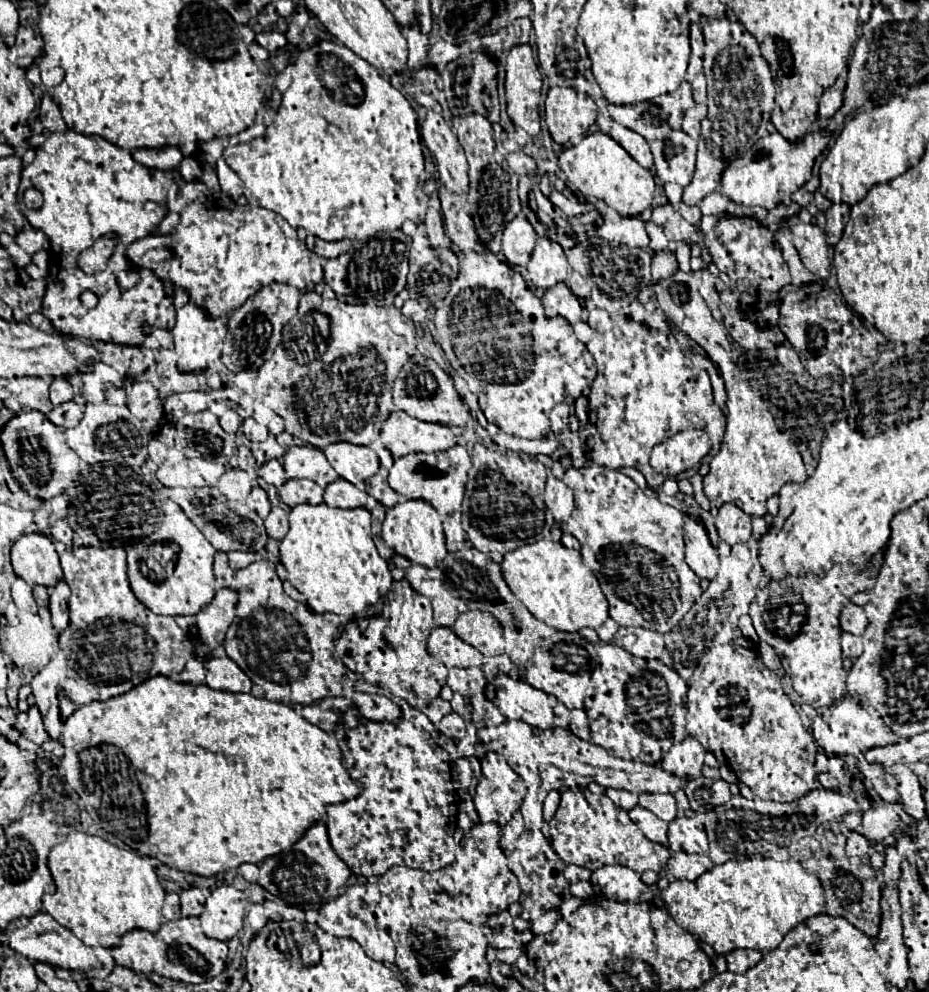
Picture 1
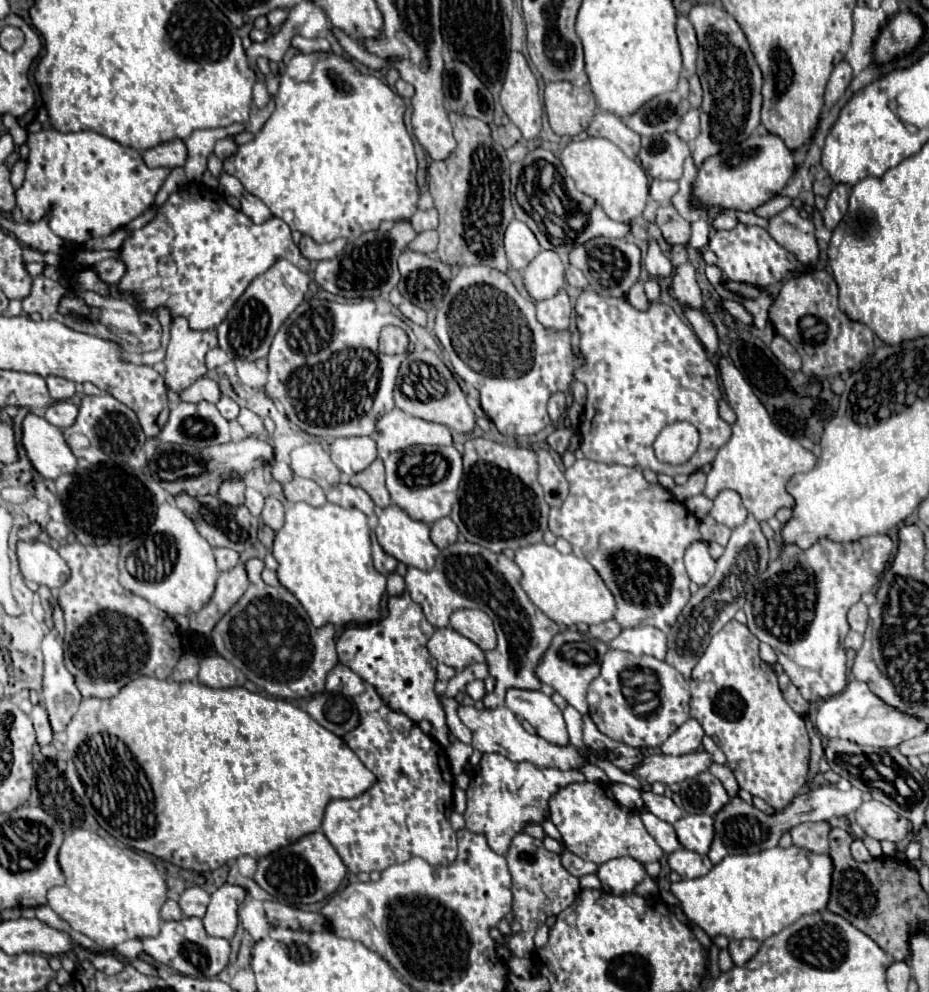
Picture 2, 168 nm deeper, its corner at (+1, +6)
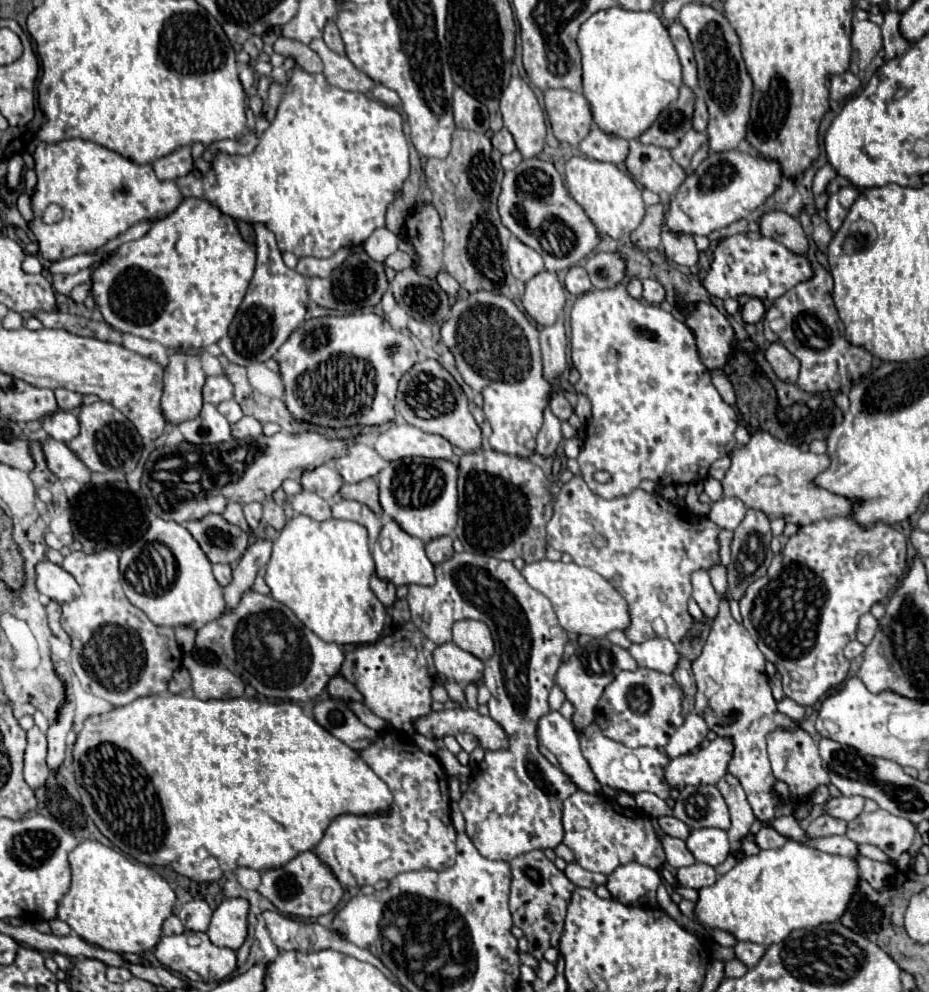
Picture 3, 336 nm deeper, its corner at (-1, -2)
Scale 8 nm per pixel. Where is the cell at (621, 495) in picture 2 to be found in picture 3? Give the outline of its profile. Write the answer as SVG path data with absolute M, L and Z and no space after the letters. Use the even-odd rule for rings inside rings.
M581 474L561 486L555 514L547 524L547 544L561 552L561 560L551 562L575 562L593 568L627 600L631 624L625 634L631 642L651 636L679 642L687 634L693 624L687 612L689 576L695 568L707 570L719 562L717 534L719 526L711 524L707 516L691 514L641 488L635 488L629 496L605 500L591 492Z

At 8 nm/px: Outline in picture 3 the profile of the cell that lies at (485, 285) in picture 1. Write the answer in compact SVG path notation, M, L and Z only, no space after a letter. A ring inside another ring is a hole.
M477 290L453 302L451 316L441 326L441 340L453 352L463 380L485 398L483 412L493 428L491 448L521 458L531 456L543 424L543 410L555 388L543 376L539 330L507 296Z

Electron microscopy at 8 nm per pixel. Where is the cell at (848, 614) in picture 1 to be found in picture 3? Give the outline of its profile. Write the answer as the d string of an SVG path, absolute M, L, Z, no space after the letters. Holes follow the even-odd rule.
M863 614L861 618L859 618L859 628L857 628L857 640L861 642L861 644L869 644L871 642L871 638L875 636L875 632L877 632L877 628L879 628L879 624L877 624L877 620L873 618L873 614Z

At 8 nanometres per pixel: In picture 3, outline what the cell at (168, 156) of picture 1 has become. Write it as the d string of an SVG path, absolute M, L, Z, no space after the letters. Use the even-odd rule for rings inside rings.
M183 146L179 150L155 160L153 170L159 180L177 180L181 176L187 176L193 170L191 146Z

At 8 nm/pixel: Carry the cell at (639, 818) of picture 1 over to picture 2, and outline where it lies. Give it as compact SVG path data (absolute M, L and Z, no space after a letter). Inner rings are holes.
M641 812L641 818L643 818L643 824L645 824L647 832L655 838L655 842L657 842L667 854L671 854L671 852L675 852L675 850L681 848L681 842L679 842L679 838L677 838L677 834L675 834L675 830L673 830L671 824L659 820L659 818L653 816L651 812Z

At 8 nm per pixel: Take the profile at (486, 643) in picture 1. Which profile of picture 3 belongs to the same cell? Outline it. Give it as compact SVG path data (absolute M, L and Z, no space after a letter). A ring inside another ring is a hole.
M459 620L453 626L453 642L477 656L479 660L489 660L493 656L493 640L487 624L479 620Z

